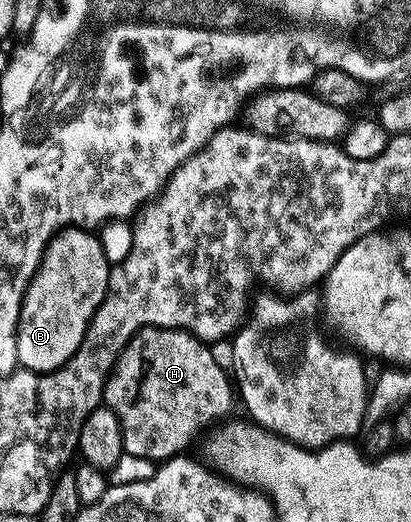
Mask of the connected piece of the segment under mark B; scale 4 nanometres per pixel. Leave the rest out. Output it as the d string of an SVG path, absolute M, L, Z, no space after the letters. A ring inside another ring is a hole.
M70 226L48 242L36 275L24 293L18 320L18 360L26 370L48 374L66 365L78 352L88 331L88 321L108 291L110 263L93 231Z

